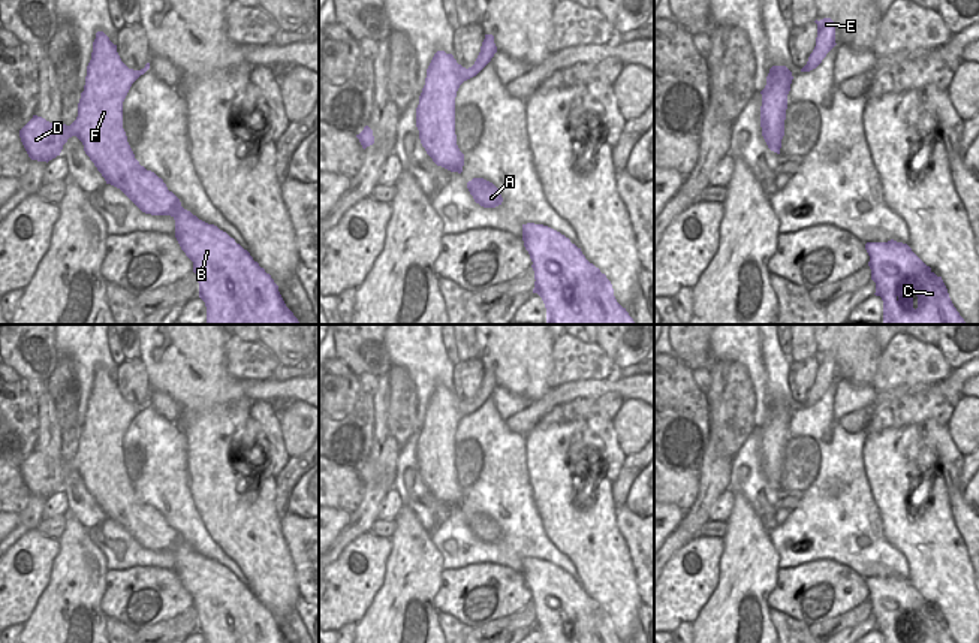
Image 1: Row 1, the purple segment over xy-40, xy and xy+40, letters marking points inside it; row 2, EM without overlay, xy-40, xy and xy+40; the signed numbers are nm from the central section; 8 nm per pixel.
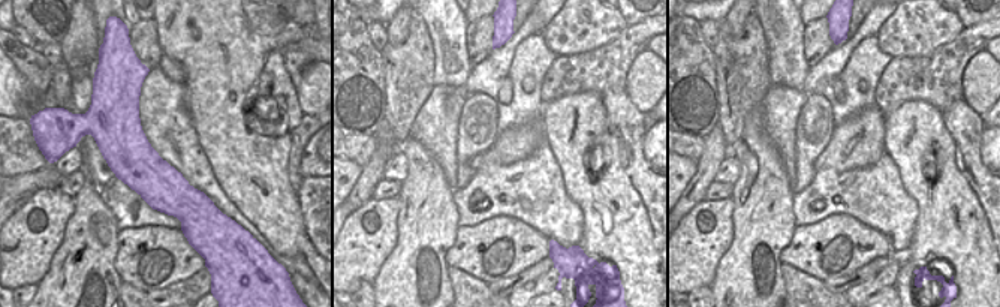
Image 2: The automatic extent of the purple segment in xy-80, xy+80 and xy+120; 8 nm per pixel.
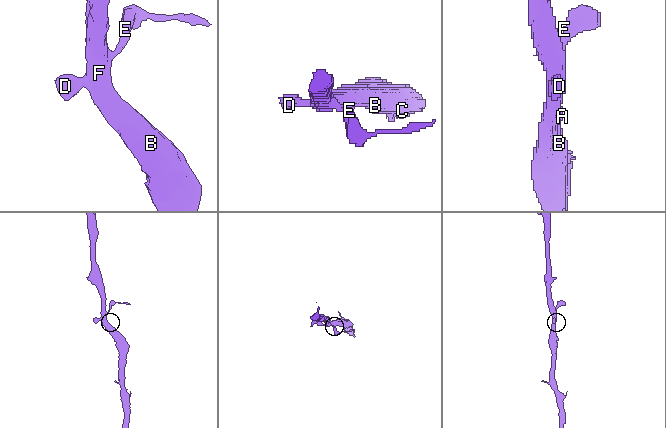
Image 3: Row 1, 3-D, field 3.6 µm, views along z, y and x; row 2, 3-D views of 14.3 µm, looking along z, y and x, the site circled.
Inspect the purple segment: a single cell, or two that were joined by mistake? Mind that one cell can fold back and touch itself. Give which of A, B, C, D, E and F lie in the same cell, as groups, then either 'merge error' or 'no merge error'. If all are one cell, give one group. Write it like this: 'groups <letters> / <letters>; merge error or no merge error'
groups A B C D E F; no merge error

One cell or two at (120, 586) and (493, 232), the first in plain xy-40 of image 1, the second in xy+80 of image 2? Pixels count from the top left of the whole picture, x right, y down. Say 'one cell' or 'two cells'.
one cell

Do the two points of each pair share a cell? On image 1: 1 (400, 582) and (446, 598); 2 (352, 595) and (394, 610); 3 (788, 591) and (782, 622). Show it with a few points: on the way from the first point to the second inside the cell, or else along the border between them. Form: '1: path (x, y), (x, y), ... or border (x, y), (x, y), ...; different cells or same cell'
1: border (443, 568), (433, 600), (437, 612); different cells
2: border (385, 570), (382, 586), (364, 616), (355, 625); different cells
3: border (771, 607), (809, 625); different cells

